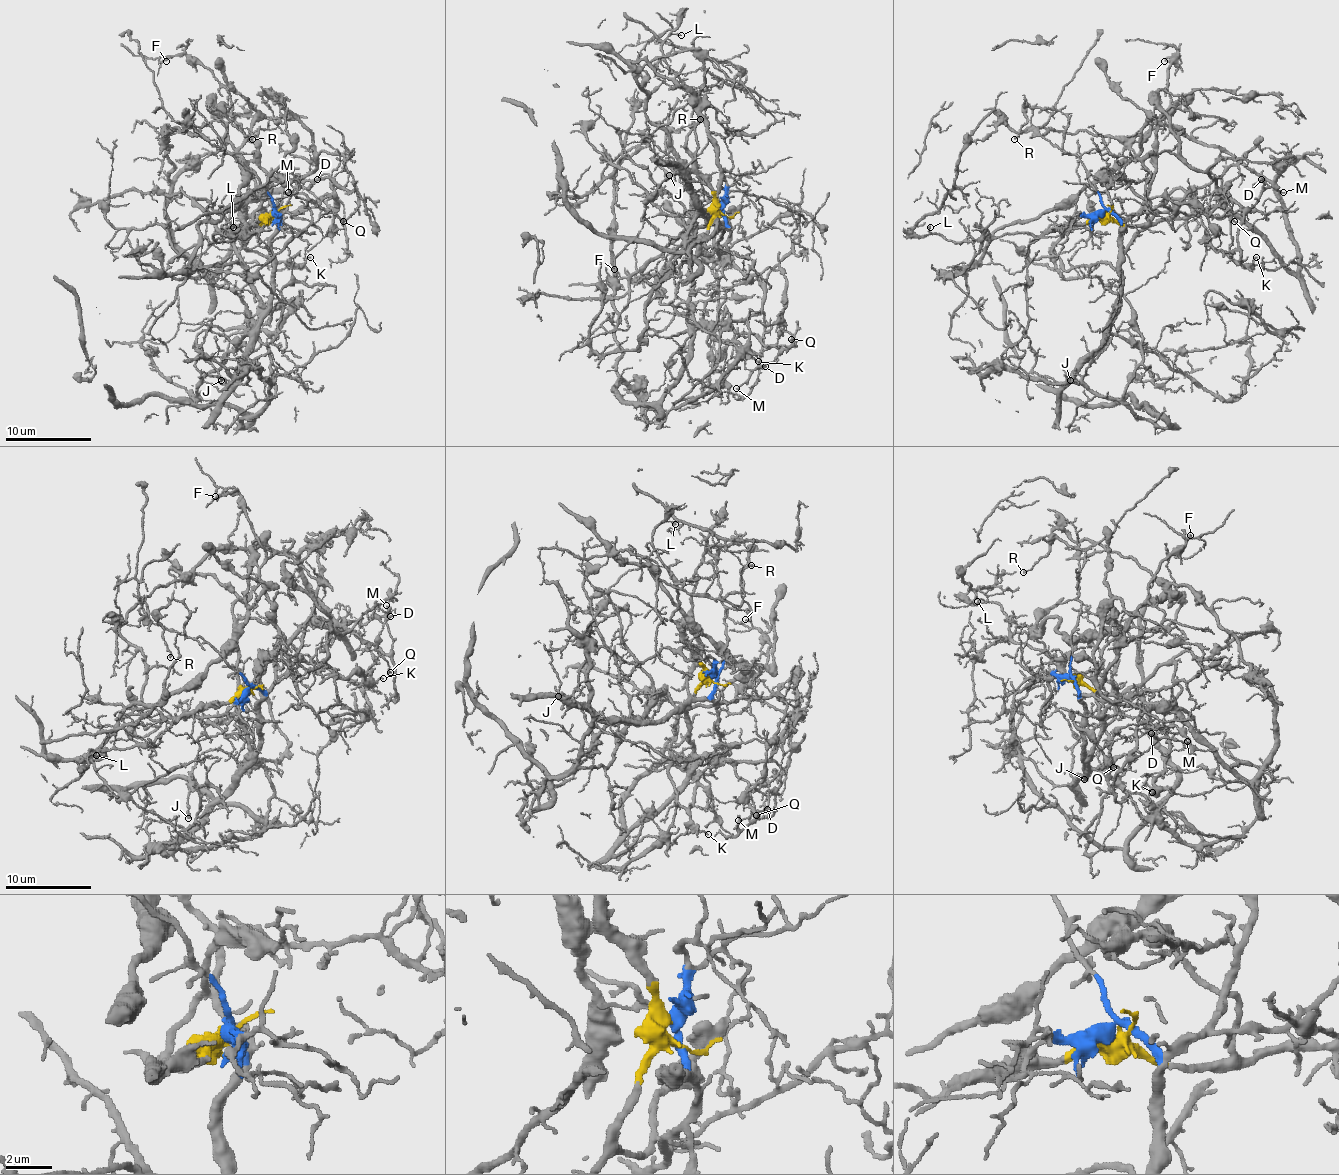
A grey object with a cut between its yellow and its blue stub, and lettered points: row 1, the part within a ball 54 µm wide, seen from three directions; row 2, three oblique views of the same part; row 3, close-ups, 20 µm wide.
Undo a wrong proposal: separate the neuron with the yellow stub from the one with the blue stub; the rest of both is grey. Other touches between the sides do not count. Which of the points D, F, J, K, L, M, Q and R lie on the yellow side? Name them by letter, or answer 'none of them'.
D, L, M, Q

